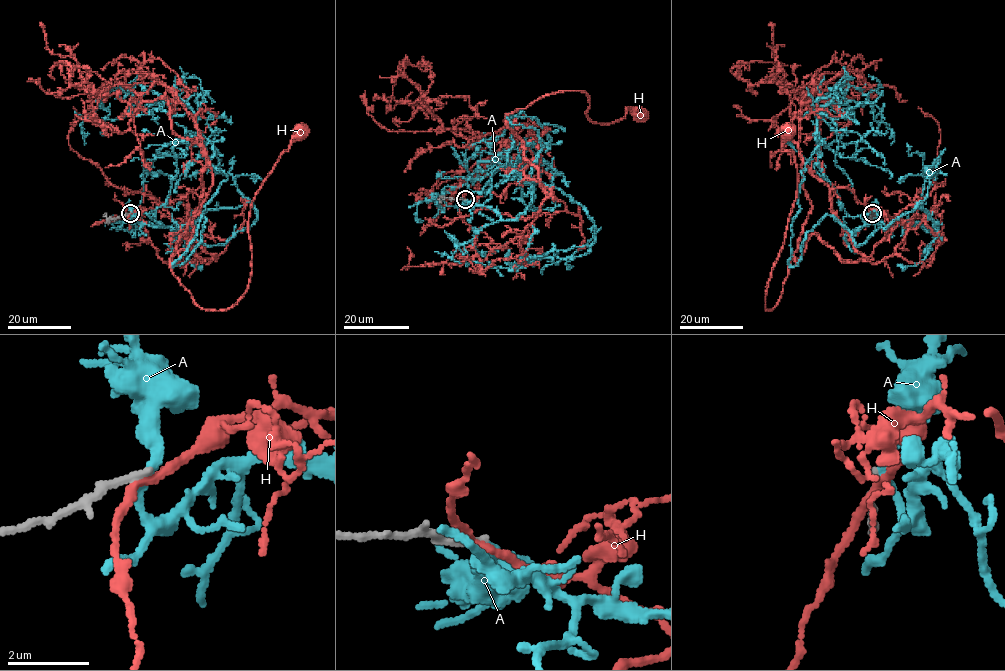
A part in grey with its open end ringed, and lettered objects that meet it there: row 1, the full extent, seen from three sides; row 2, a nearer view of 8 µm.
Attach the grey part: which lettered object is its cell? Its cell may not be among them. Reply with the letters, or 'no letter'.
A

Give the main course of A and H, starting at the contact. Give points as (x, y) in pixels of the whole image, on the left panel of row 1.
A: (130, 213), (202, 215), (182, 263), (227, 176), (192, 110), (137, 84), (142, 130)
H: (129, 213), (228, 240), (203, 261), (185, 233), (169, 258), (198, 306), (229, 308), (254, 194), (298, 130)

